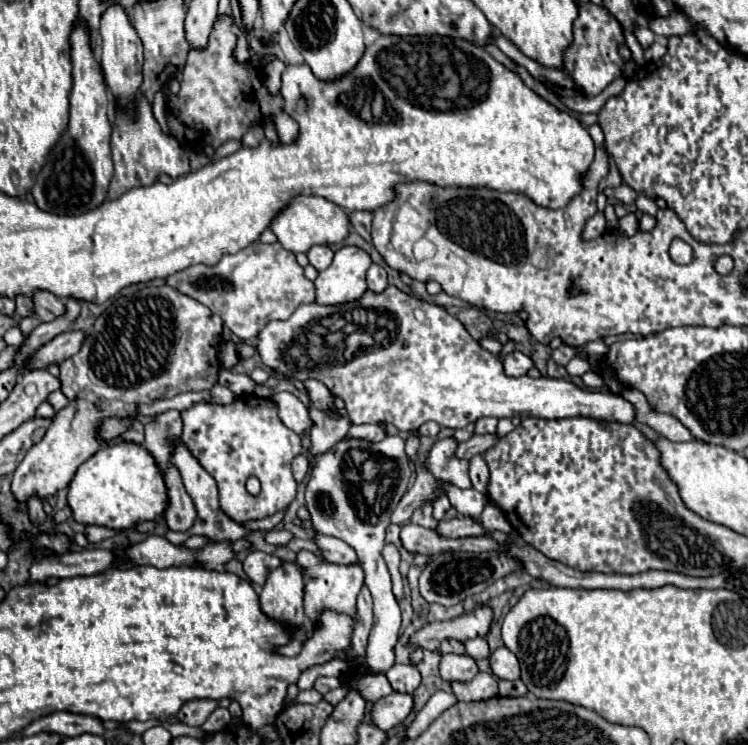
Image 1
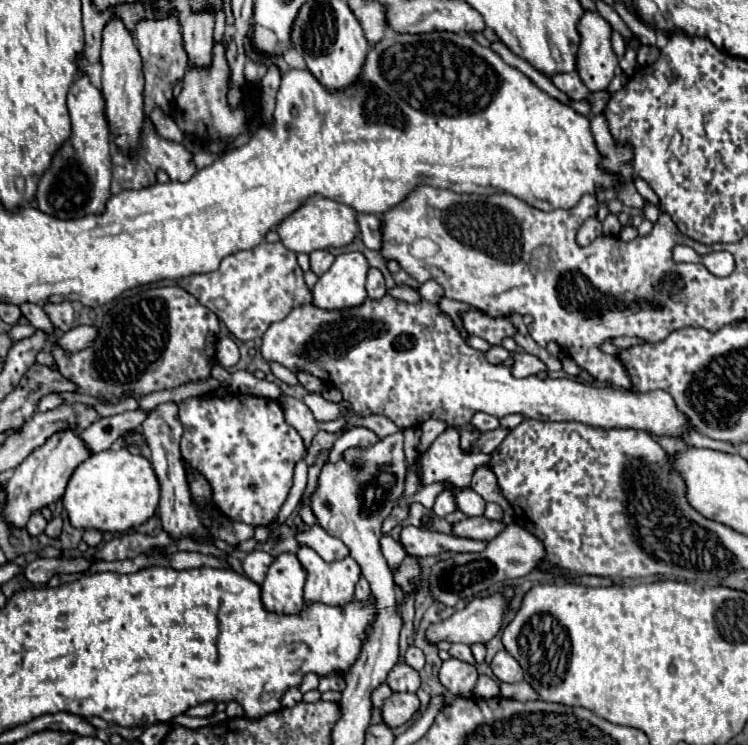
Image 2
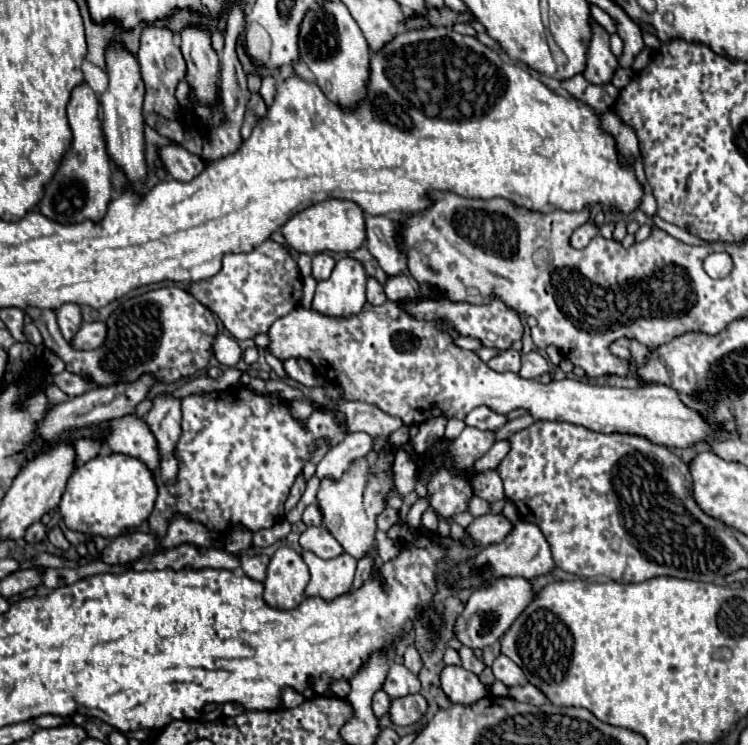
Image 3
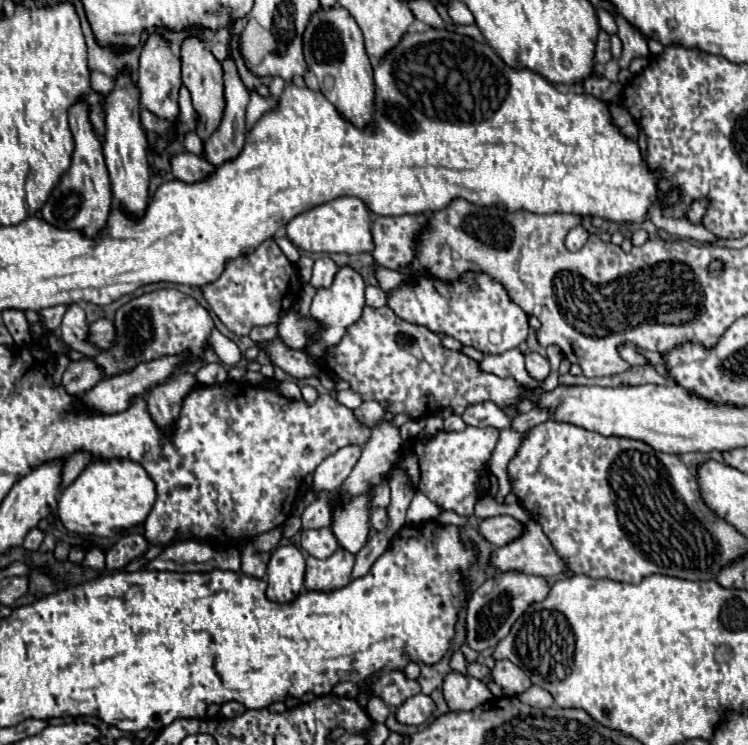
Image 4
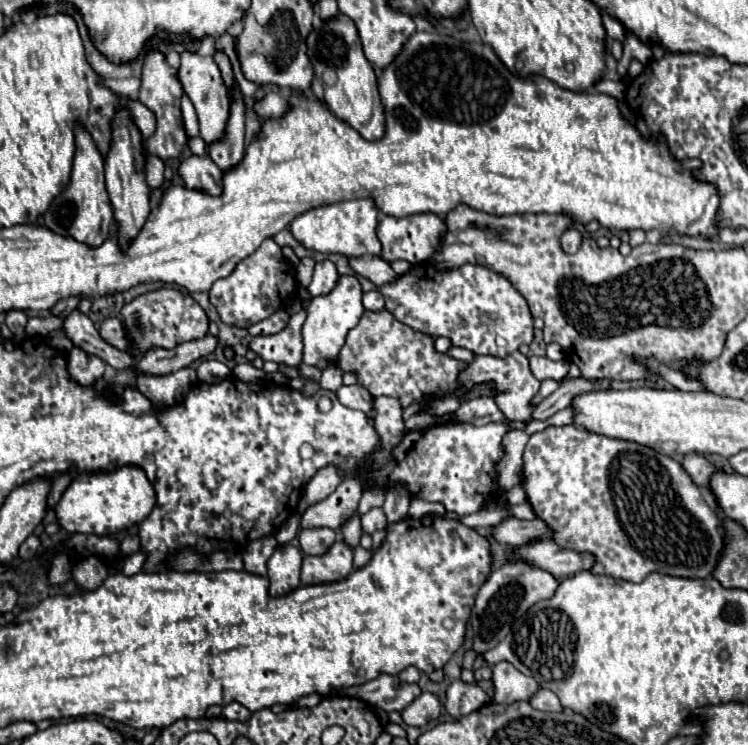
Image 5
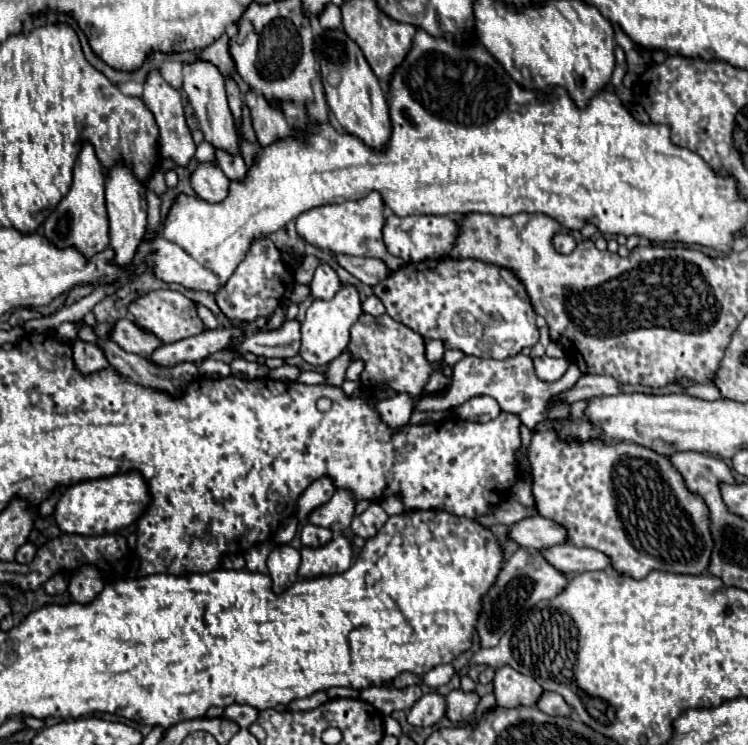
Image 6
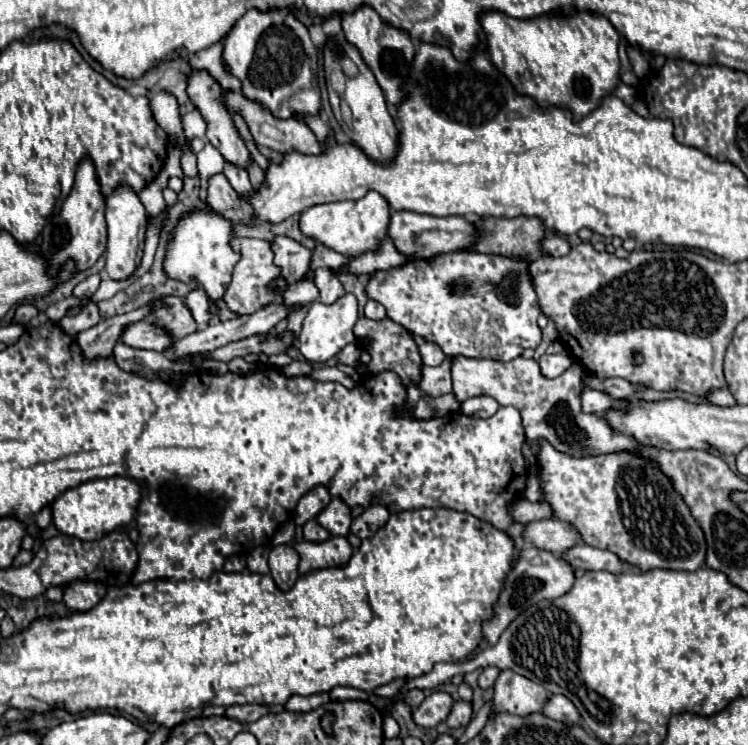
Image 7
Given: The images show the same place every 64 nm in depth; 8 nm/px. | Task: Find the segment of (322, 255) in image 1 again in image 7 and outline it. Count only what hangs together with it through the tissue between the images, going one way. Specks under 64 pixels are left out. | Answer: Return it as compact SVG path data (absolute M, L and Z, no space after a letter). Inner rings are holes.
M318 268L316 270L316 280L314 284L318 286L320 290L320 302L322 304L334 304L338 298L342 298L346 294L344 286L340 284L340 280L336 276L332 276L330 270L324 270L324 268Z

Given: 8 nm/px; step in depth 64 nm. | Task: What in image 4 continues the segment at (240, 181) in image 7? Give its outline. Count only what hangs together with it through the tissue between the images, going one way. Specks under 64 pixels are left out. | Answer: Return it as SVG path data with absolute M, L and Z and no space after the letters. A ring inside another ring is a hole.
M232 58L224 64L224 98L226 110L220 122L220 128L204 142L204 158L214 166L222 166L228 160L234 160L242 148L246 138L246 106L250 92L244 88Z

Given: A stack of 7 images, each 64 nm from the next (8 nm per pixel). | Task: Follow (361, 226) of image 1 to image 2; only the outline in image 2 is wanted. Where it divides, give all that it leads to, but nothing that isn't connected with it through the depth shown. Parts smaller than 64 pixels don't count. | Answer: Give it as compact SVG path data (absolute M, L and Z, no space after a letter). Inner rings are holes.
M360 214L358 216L358 224L360 224L360 238L366 244L366 248L382 252L384 240L382 240L382 218L374 216L374 214Z

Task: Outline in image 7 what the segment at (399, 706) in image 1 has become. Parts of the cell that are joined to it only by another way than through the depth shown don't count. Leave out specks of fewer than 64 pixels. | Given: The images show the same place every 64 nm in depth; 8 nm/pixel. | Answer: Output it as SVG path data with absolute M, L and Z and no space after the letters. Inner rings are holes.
M432 692L412 714L414 722L424 726L424 728L432 728L440 722L446 720L446 716L450 714L452 706L454 706L454 698L448 692Z

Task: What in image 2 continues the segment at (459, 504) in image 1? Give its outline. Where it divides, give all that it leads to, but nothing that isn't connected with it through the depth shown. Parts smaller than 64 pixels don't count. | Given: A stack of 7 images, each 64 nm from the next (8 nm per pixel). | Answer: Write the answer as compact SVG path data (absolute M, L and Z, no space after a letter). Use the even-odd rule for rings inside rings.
M430 484L430 486L424 486L424 488L420 488L418 493L412 497L403 497L398 501L400 506L409 505L412 502L419 502L426 508L426 510L430 510L433 507L436 497L438 496L438 492L440 492L440 484ZM466 488L464 492L460 492L460 496L456 496L456 502L460 504L460 510L466 516L482 516L486 508L486 502L472 488Z

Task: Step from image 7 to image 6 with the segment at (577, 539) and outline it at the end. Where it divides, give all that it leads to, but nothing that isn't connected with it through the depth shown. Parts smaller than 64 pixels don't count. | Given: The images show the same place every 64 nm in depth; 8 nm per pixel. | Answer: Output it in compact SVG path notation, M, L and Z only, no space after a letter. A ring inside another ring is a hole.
M532 516L532 518L516 522L510 530L510 536L522 548L548 550L552 546L564 544L568 538L568 532L564 526L556 524L554 520L548 520L544 516Z

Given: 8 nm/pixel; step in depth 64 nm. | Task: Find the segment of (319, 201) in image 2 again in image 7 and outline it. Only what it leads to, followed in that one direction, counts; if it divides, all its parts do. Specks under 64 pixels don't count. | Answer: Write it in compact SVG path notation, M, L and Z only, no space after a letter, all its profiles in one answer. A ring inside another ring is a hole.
M370 190L364 198L356 202L346 200L310 206L302 212L300 218L300 230L306 236L346 256L352 256L352 252L370 252L372 248L376 248L376 244L380 244L380 240L386 236L388 224L390 224L390 204L384 200L384 196L380 196L374 190Z

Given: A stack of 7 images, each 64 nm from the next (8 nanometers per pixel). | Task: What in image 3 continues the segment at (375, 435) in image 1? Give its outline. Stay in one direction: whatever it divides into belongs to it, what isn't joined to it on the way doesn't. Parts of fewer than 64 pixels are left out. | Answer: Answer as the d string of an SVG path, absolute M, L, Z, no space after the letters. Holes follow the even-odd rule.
M366 432L348 434L336 448L330 448L328 454L320 460L320 464L316 466L316 476L320 480L328 478L332 482L338 482L354 460L370 452L370 446L372 446L370 434Z

